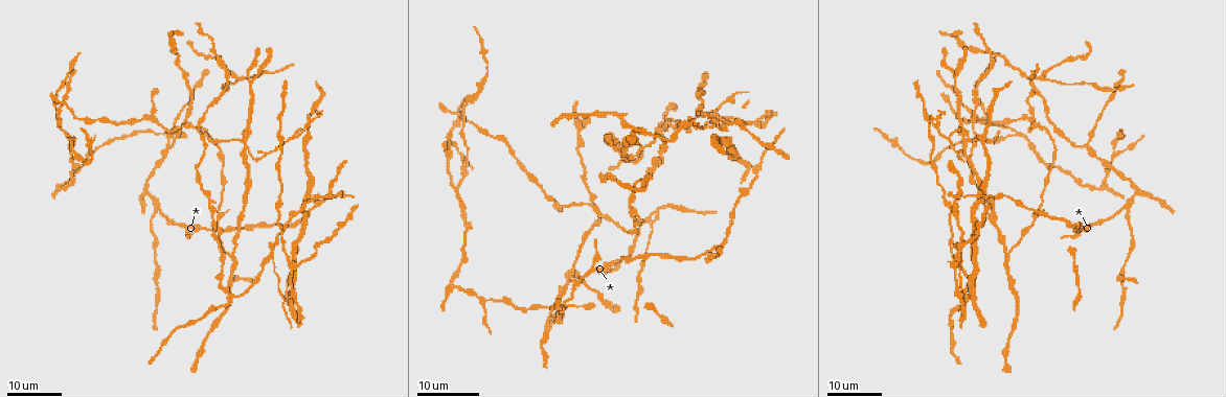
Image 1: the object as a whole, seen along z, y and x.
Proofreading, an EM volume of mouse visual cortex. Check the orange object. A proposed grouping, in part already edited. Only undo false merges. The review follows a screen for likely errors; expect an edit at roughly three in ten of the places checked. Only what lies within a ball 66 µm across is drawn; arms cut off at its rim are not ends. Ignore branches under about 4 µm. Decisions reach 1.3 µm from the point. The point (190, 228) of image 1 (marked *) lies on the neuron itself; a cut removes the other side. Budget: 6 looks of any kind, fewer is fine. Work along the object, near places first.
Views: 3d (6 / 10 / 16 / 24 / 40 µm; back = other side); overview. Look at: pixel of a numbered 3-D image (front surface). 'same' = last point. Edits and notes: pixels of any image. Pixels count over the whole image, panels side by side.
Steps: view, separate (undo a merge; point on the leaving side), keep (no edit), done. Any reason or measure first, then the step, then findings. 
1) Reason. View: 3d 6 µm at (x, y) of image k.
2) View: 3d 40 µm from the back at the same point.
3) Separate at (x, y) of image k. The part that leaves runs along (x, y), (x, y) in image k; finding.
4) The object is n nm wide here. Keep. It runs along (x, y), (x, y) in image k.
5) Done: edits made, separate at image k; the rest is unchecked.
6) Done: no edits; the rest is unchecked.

View: 3d 16 µm at (206, 141) of image 1.

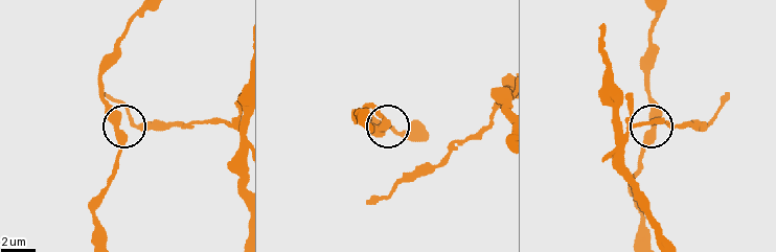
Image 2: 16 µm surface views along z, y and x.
Closer look. View: 3d 6 µm at (116, 126) of image 2.

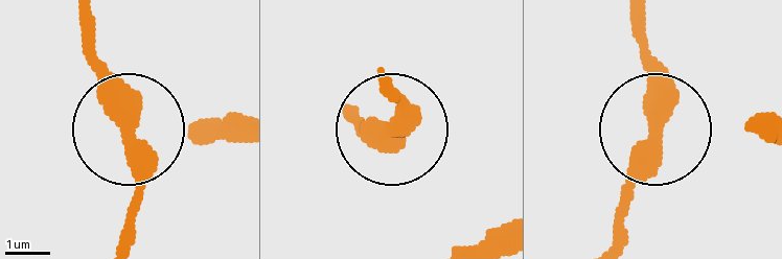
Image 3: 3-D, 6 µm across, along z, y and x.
Keep. Continuous, no second neuron.

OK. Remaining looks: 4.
Small branch off a trunk. View: 3d 24 µm at (965, 148) of image 1.

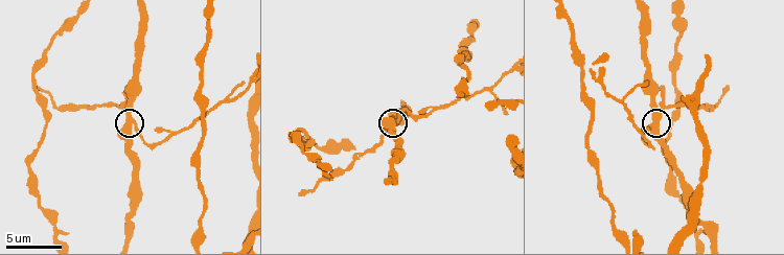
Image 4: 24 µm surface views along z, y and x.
View: 3d 6 µm at (133, 122) of image 4.

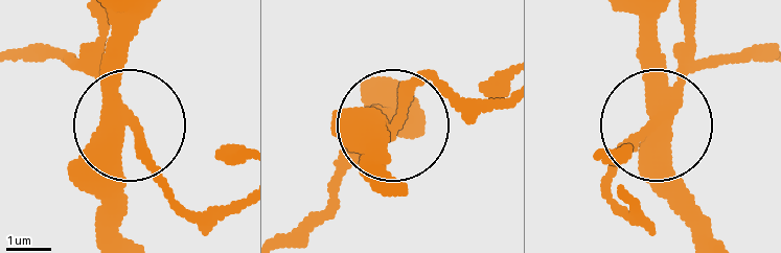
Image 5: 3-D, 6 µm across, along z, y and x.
3 arms meet here. Separate at (137, 151) of image 5. The part that leaves runs along (117, 107), (185, 204), (240, 212) in image 5; a second neuron is stuck on.

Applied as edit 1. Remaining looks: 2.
Done: edits made, separate at image 5; the rest is unchecked.

